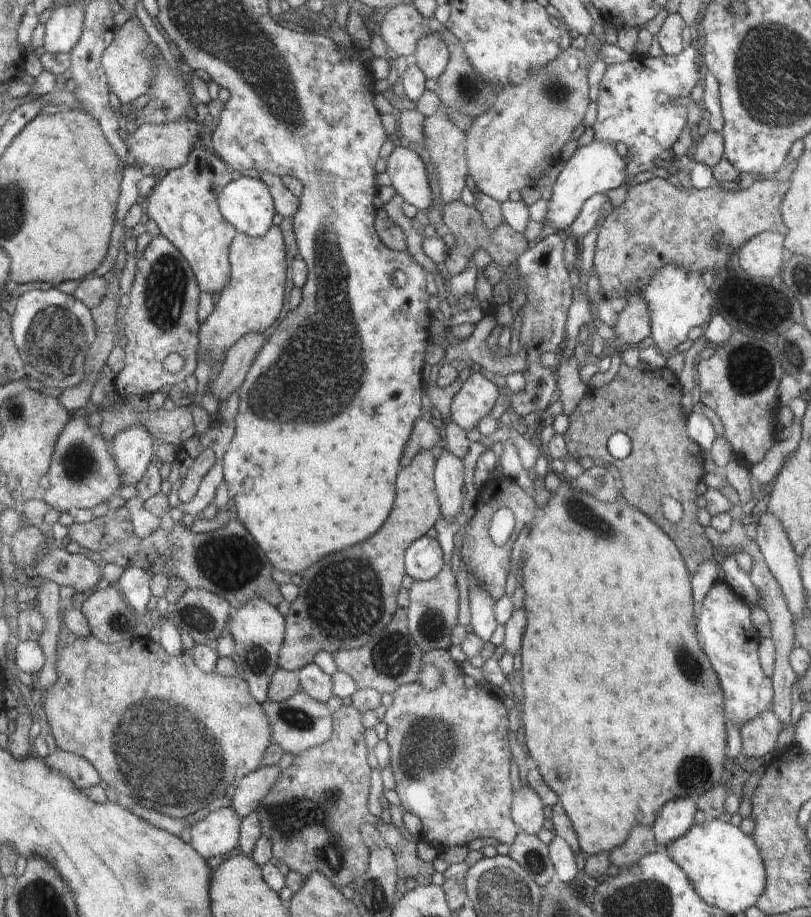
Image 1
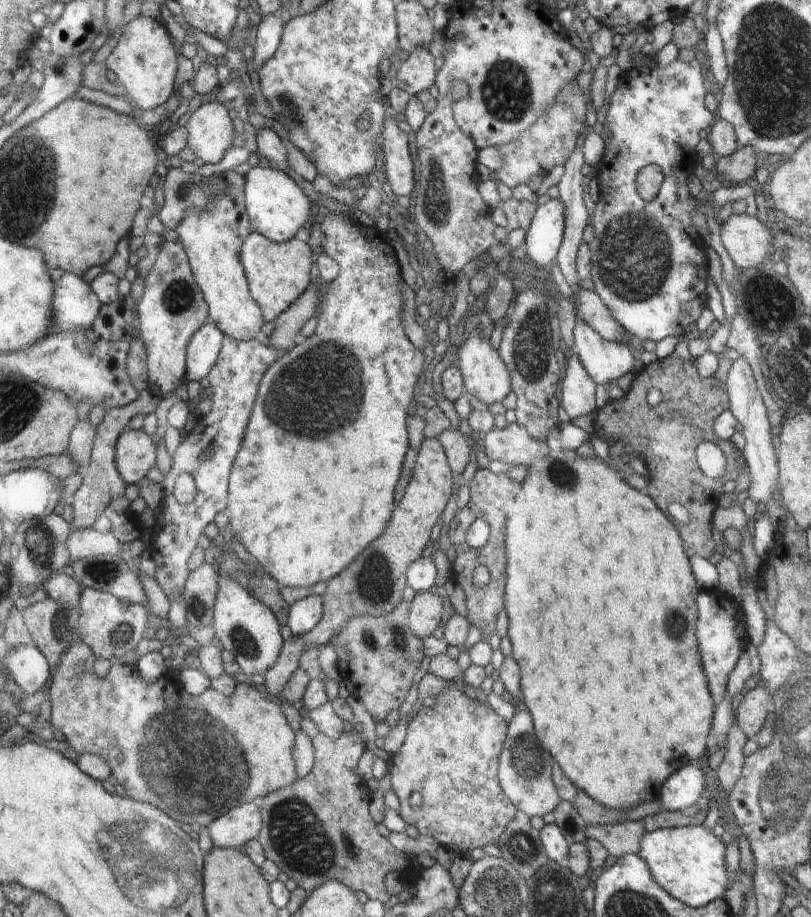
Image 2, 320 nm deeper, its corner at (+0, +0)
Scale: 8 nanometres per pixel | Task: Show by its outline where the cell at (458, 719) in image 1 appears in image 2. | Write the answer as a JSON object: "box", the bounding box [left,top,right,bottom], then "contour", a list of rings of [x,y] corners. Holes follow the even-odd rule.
{"box":[389,680,517,853],"contour":[[[446,680],[444,693],[436,697],[436,708],[428,710],[428,714],[418,720],[413,718],[407,726],[406,736],[399,751],[393,755],[389,777],[400,802],[399,815],[413,824],[421,835],[435,837],[440,846],[443,845],[454,853],[468,853],[474,848],[482,848],[485,844],[498,845],[502,833],[509,822],[517,814],[517,807],[501,789],[497,768],[501,750],[505,748],[506,737],[509,736],[509,724],[484,705],[484,698],[471,700],[462,691],[462,682]]]}

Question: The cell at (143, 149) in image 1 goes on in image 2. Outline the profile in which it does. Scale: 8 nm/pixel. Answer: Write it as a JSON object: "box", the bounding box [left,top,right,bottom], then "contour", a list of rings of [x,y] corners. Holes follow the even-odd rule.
{"box":[186,101,234,164],"contour":[[[220,101],[204,103],[186,120],[187,145],[206,163],[216,164],[232,144],[234,128]]]}

